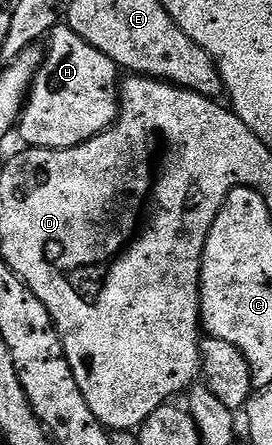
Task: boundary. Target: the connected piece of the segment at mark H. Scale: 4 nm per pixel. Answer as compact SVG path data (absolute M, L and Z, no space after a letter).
M60 23L51 30L45 41L43 61L31 82L23 112L19 114L17 133L23 136L23 145L33 149L72 149L85 143L90 137L105 132L115 124L121 112L121 70L109 55L97 51L81 35L71 30L70 25Z

